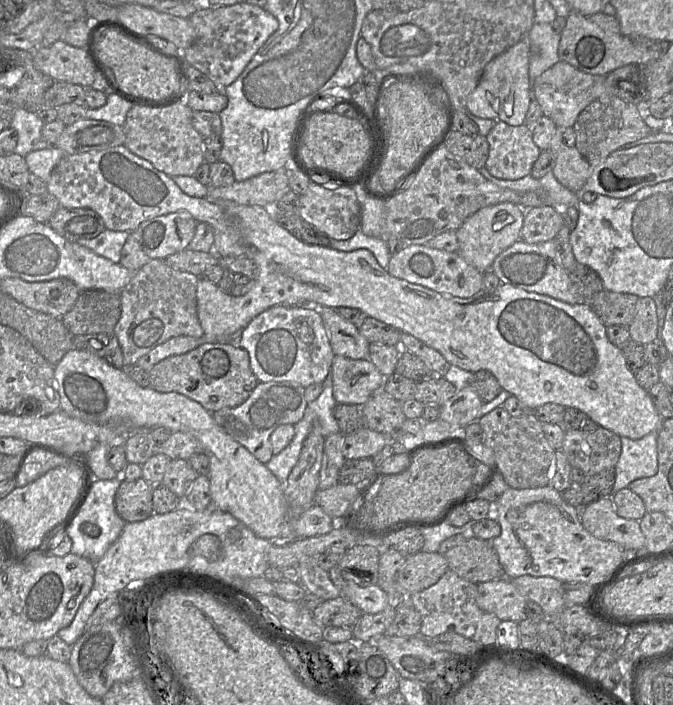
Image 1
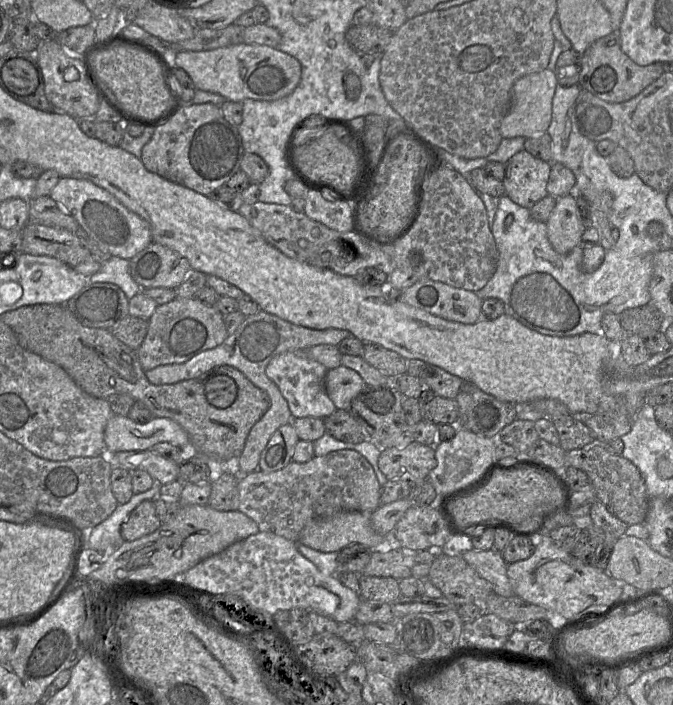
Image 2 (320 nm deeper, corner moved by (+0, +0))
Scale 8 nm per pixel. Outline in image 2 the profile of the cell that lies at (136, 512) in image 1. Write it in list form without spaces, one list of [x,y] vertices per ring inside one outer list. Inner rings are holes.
[[[144,500],[121,525],[121,535],[124,541],[134,541],[153,533],[161,524],[153,500]]]

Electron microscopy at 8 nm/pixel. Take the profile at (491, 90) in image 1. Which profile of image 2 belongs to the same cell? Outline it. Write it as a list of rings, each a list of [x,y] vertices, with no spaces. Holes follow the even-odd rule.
[[[549,68],[518,79],[512,88],[509,111],[500,125],[502,138],[530,138],[547,133],[552,120],[552,101],[557,85],[555,71]]]

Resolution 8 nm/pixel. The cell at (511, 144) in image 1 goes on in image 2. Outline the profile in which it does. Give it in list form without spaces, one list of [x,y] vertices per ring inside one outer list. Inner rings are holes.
[[[525,149],[521,150],[505,164],[505,178],[503,180],[505,195],[514,203],[530,210],[536,202],[548,195],[547,183],[550,170],[550,163],[534,157]]]

